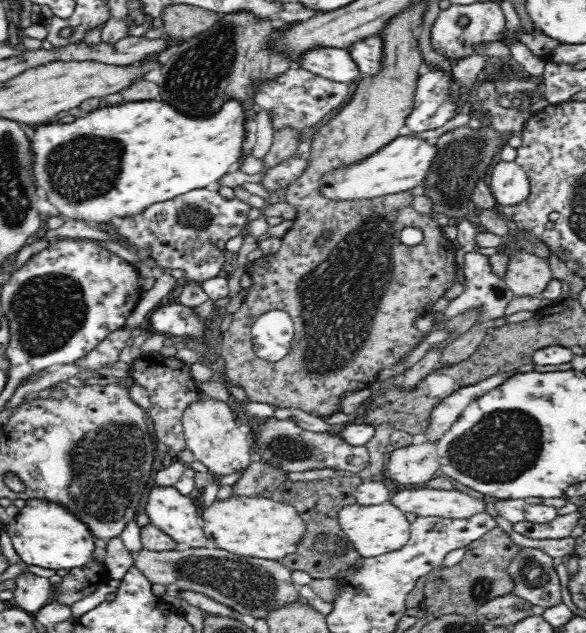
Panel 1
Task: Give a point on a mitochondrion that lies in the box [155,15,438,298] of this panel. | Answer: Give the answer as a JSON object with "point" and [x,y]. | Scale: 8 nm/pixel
{"point":[191,216]}

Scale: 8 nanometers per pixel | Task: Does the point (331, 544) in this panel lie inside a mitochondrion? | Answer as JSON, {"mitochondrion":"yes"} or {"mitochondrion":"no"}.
{"mitochondrion":"yes"}

